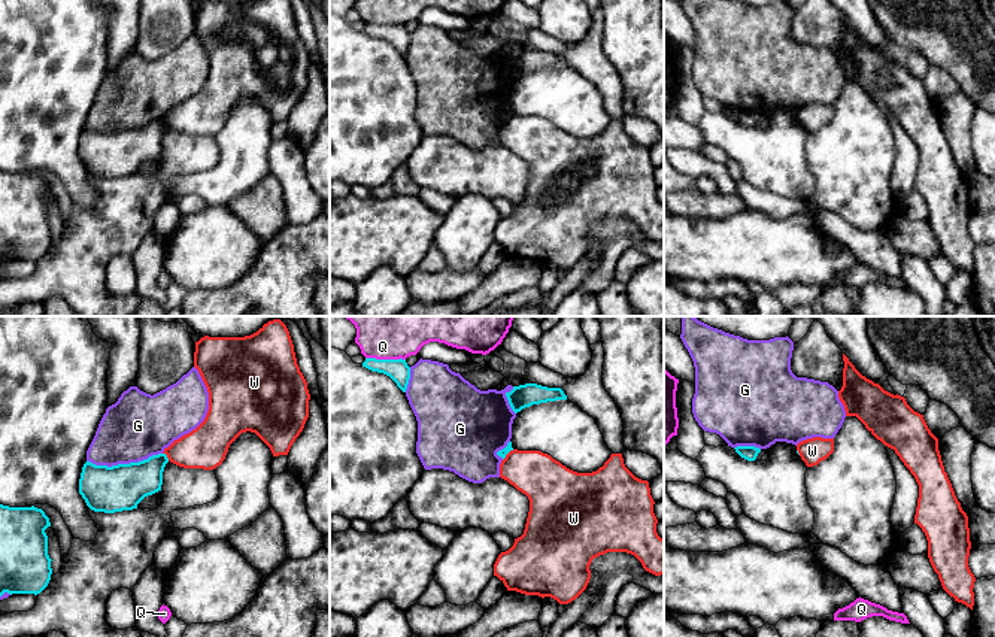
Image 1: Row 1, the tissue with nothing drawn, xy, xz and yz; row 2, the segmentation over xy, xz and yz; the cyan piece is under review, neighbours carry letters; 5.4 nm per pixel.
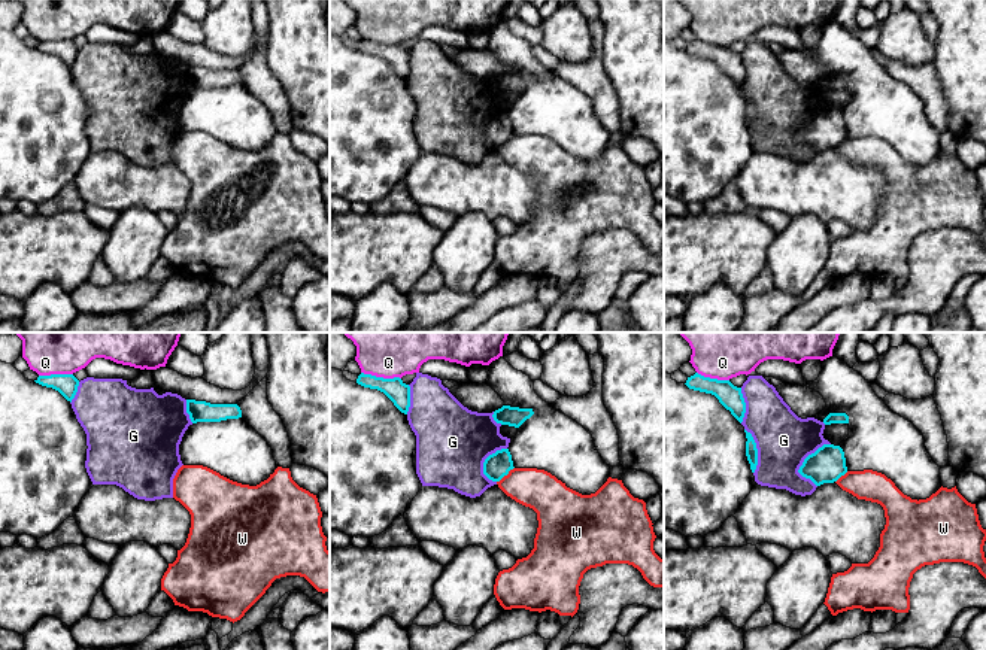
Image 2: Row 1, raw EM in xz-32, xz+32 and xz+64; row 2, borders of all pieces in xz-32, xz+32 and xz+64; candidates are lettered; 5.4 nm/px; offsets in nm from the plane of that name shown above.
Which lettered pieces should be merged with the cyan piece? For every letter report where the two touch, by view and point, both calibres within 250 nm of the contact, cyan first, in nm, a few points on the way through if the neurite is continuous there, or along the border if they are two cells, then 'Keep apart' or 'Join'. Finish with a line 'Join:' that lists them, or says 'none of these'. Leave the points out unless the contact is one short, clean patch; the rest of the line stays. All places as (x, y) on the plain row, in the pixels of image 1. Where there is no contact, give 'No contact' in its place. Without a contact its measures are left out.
G: Touches cyan at xy (124, 130). Thickness 240 nm (cyan) against 360 nm. Keep apart
Q: Touches cyan at xz (385, 26). Thickness 120 nm (cyan) against 140 nm. Keep apart
W: Touches cyan at xy (166, 123). Thickness 220 nm (cyan) against 220 nm. Boundary: xy (163, 118), (169, 126). Keep apart
Join: none of these

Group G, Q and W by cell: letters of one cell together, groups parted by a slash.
G / Q / W

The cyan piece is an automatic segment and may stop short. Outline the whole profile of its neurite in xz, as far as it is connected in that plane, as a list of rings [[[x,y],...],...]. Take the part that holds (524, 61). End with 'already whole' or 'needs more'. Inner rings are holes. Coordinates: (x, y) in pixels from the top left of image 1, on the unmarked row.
[[[537,49],[513,52],[510,58],[506,58],[506,63],[515,79],[533,70],[567,66],[561,54],[547,54]]]; already whole

